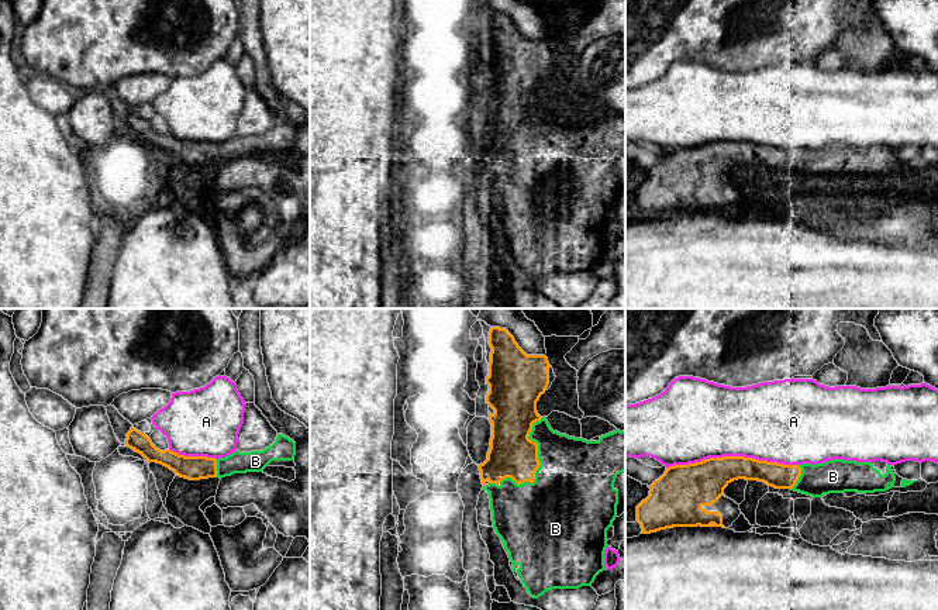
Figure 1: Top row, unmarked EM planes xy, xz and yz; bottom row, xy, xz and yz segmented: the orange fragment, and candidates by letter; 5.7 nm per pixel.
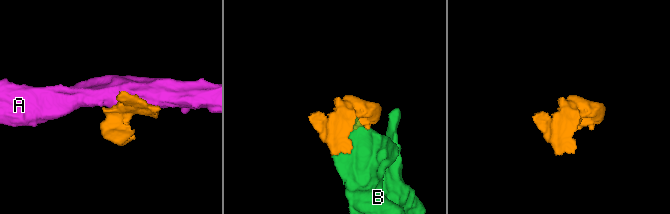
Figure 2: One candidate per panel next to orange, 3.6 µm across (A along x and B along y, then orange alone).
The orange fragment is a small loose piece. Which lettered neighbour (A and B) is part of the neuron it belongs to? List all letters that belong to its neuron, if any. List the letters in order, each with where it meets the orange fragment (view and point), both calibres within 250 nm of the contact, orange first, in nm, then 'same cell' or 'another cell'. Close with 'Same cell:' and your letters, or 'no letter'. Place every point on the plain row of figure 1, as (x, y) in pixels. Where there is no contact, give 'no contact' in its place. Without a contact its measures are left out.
A: yz (733, 141) | 260/440 nm | another cell
B: xz (538, 151) | 260/460 nm | same cell
Same cell: B

